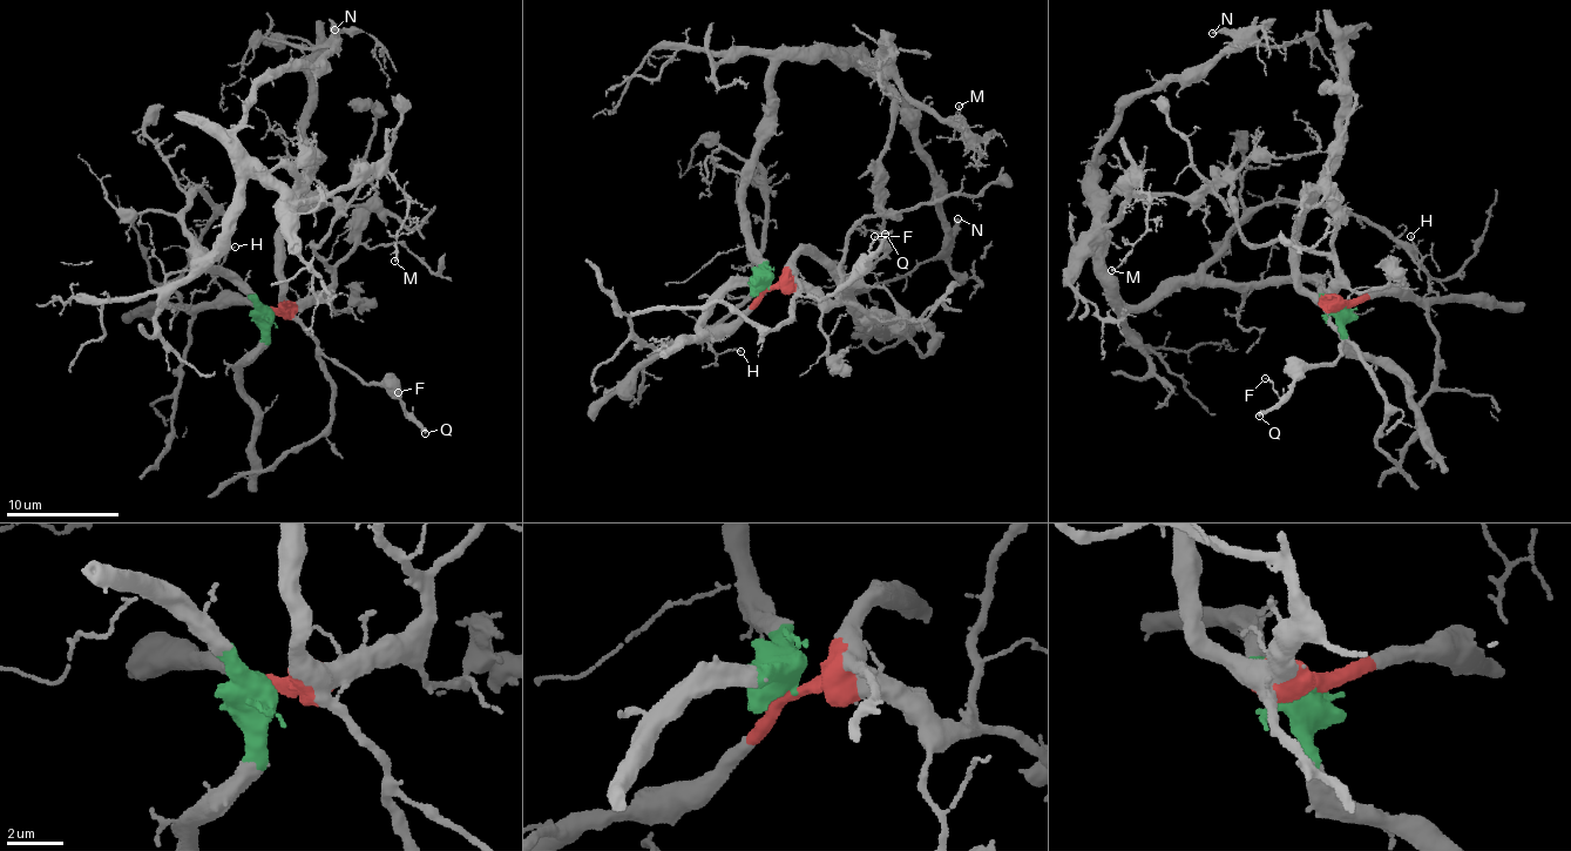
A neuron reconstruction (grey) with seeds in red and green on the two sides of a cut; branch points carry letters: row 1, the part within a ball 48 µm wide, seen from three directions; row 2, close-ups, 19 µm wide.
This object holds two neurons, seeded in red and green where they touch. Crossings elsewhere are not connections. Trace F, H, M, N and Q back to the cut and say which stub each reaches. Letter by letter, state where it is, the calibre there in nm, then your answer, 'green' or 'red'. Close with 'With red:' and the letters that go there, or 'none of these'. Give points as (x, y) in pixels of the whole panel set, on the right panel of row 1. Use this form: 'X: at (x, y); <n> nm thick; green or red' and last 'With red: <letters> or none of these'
F: at (1265, 378); 130 nm thick; red
H: at (1410, 236); 100 nm thick; green
M: at (1111, 270); 110 nm thick; green
N: at (1212, 33); 300 nm thick; green
Q: at (1259, 416); 260 nm thick; red
With red: F, Q

